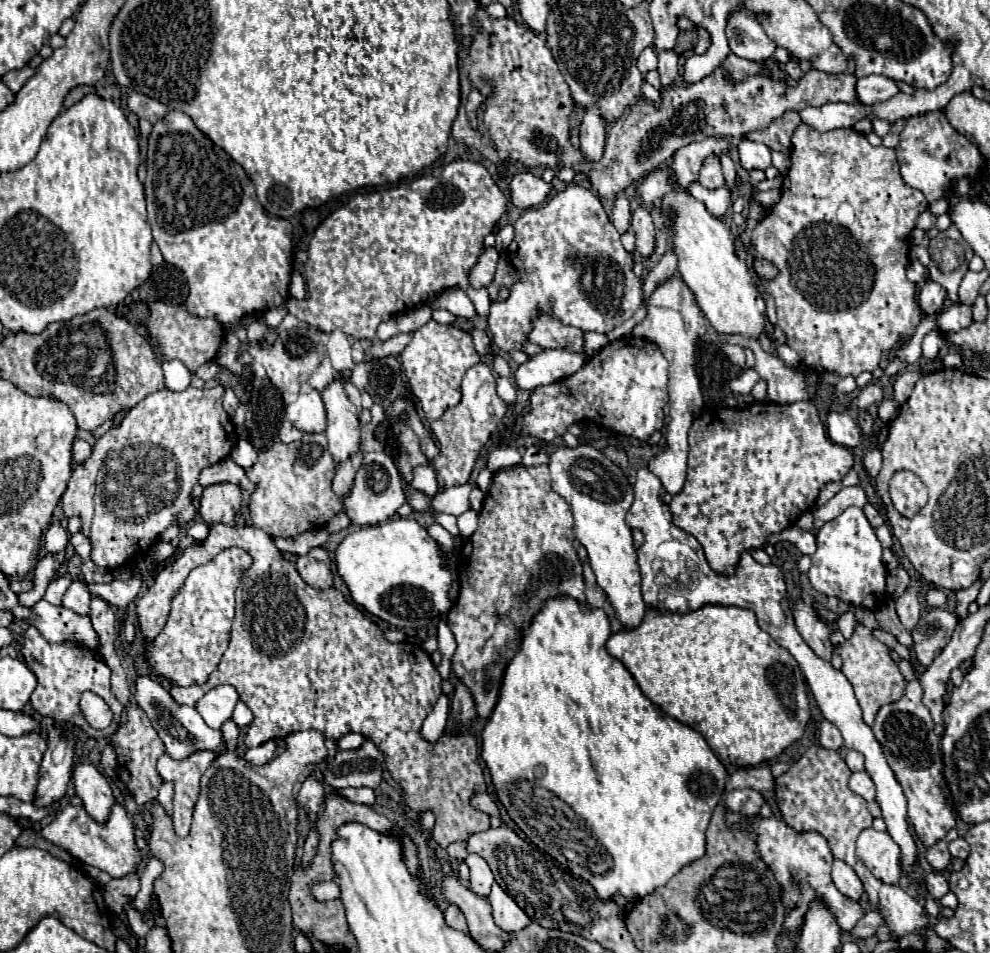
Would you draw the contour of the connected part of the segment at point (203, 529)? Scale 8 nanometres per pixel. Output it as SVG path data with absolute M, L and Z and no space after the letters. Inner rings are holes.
M194 519L190 525L188 525L188 529L184 531L184 535L188 535L188 537L192 537L194 541L204 541L206 537L208 537L208 525L202 521L202 519Z

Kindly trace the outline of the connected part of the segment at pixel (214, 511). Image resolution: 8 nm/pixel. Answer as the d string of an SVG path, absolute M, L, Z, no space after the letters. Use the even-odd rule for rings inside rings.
M218 483L204 489L198 513L208 525L232 523L236 511L240 509L240 503L242 503L242 491L238 485Z

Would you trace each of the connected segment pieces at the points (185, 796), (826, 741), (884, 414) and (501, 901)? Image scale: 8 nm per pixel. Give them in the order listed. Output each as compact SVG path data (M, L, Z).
M194 751L186 759L172 759L168 753L158 759L158 773L162 781L174 785L174 803L172 803L172 821L180 837L186 837L190 831L192 809L200 793L200 777L204 769L214 761L216 753L212 751Z
M826 719L820 723L820 745L826 749L840 749L842 747L842 735L840 735L838 727Z
M884 399L884 401L880 403L880 407L878 407L878 417L888 423L888 421L896 415L898 407L900 407L900 405L898 405L894 399Z
M498 883L492 885L492 893L488 895L488 901L494 909L492 915L500 929L504 929L508 933L516 933L532 923L530 917L516 905L516 901Z

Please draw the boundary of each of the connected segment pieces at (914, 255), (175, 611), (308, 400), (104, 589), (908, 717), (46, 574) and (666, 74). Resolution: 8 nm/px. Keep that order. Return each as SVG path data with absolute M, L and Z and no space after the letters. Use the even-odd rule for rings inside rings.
M914 245L910 248L910 259L918 259L925 267L930 263L930 253L927 247Z
M230 547L188 575L186 585L172 599L172 611L164 631L150 645L148 663L156 675L176 685L194 685L208 679L228 647L236 605L234 593L250 565L252 557L244 549Z
M316 389L300 393L298 399L286 407L286 417L304 433L320 433L326 429L326 409Z
M136 573L126 581L114 577L110 583L104 583L104 585L94 583L94 585L90 585L90 589L92 589L94 597L104 597L104 601L108 601L114 607L126 607L128 603L132 603L136 599L136 595L142 587L142 581L144 581L142 575Z
M918 679L910 681L906 693L900 701L884 705L872 727L880 745L888 755L888 763L892 765L904 795L908 799L908 821L916 829L916 835L926 847L942 841L946 833L956 825L956 813L946 799L946 787L942 777L942 749L940 739L934 733L934 721L928 709L922 703L922 689Z
M47 554L43 559L38 560L34 568L34 587L18 594L18 601L24 607L32 607L36 601L43 598L46 588L55 575L56 565L51 554Z
M656 51L658 53L658 71L660 71L660 81L662 89L668 89L678 77L678 55L674 51Z

